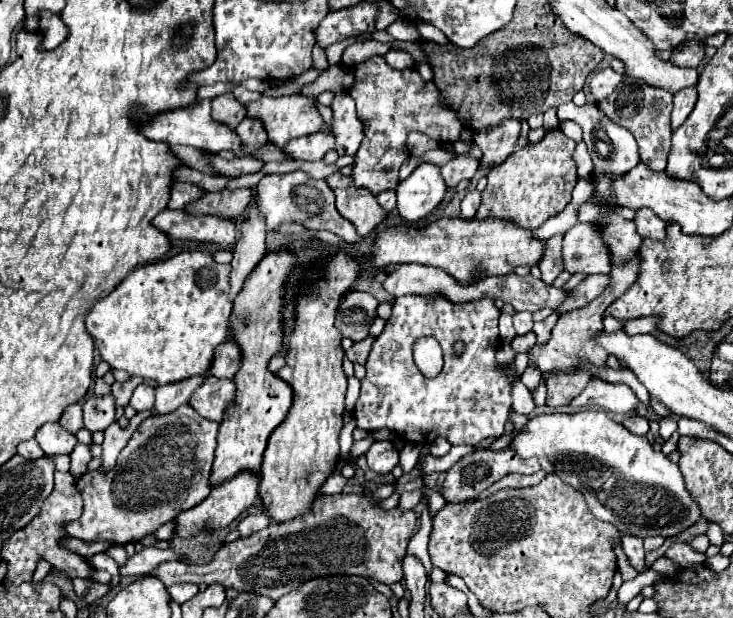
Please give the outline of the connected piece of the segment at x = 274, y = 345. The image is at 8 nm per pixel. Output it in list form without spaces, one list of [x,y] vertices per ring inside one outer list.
[[[280,249],[280,251],[266,253],[264,259],[244,279],[244,287],[238,293],[238,297],[234,299],[236,315],[232,315],[232,331],[236,331],[234,341],[238,341],[240,347],[244,349],[244,365],[234,377],[236,403],[226,411],[226,417],[224,417],[220,431],[218,431],[216,459],[214,459],[214,467],[212,467],[212,485],[218,485],[218,483],[230,479],[240,469],[258,471],[270,433],[280,425],[280,421],[288,415],[288,411],[292,407],[292,387],[284,379],[276,379],[276,375],[268,369],[268,363],[282,349],[282,341],[284,341],[284,293],[286,293],[286,283],[288,283],[290,273],[292,273],[296,263],[298,263],[298,253],[292,249]]]

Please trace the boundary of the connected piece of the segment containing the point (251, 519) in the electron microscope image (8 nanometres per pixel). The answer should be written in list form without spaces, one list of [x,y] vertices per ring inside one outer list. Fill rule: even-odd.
[[[252,513],[252,515],[246,515],[246,517],[240,519],[240,523],[238,523],[238,533],[240,533],[242,537],[248,537],[248,535],[252,535],[252,533],[268,527],[268,523],[270,523],[268,515],[264,515],[264,513]]]

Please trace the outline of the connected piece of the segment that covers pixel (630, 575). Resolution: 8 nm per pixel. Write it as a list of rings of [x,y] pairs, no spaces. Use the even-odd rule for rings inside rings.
[[[621,541],[616,543],[614,548],[618,561],[618,570],[621,573],[623,581],[634,579],[638,575],[638,572],[628,563],[629,561],[623,552]]]

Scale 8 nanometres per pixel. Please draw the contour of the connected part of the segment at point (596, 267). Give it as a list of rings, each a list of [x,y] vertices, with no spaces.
[[[576,223],[564,235],[564,269],[570,273],[608,273],[610,271],[610,249],[602,239],[602,227],[598,223]]]

